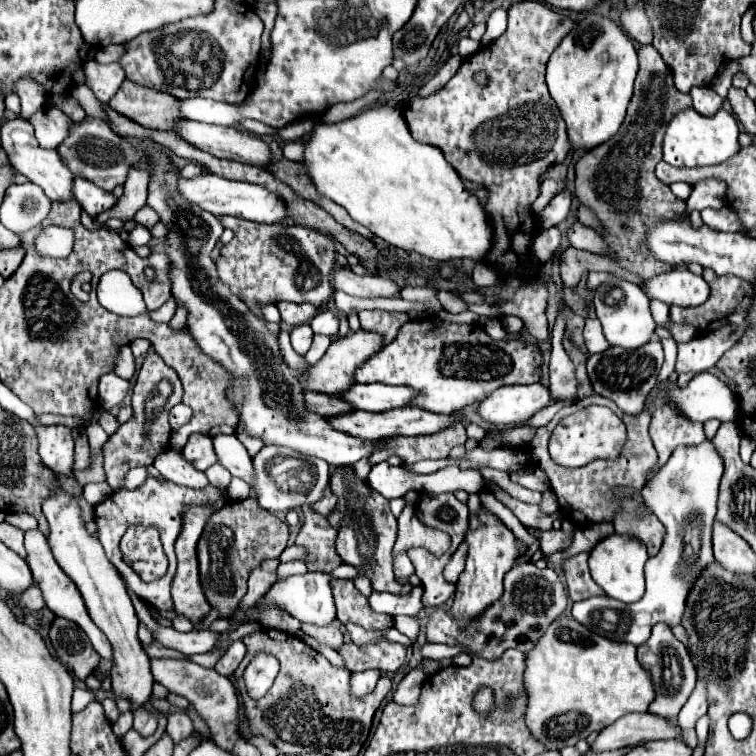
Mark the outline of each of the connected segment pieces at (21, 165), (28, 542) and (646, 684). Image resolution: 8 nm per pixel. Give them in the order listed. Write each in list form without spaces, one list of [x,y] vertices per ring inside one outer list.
[[[15,118],[15,120],[3,122],[1,124],[1,140],[3,140],[3,150],[7,152],[11,166],[19,174],[27,176],[27,180],[31,180],[33,184],[41,186],[41,190],[47,194],[47,198],[57,200],[57,202],[73,200],[73,194],[71,194],[73,174],[61,162],[61,158],[57,156],[55,150],[45,150],[45,148],[39,146],[39,142],[37,142],[37,138],[33,134],[33,126],[25,118]]]
[[[29,530],[25,532],[25,548],[27,548],[27,558],[29,558],[29,568],[33,572],[33,580],[37,582],[37,586],[41,588],[43,592],[43,598],[47,602],[47,608],[55,614],[55,616],[63,616],[67,620],[73,620],[75,624],[79,624],[83,628],[83,632],[89,636],[93,648],[101,654],[101,658],[112,660],[113,649],[112,646],[101,630],[93,624],[91,616],[87,614],[87,608],[85,608],[85,602],[83,602],[83,596],[79,592],[79,588],[75,586],[75,582],[61,570],[61,566],[55,562],[49,546],[47,546],[47,538],[43,536],[41,530]]]
[[[571,616],[553,620],[533,650],[525,654],[525,724],[535,740],[547,750],[561,750],[629,712],[647,712],[655,690],[649,674],[639,666],[635,650],[633,644],[601,638]]]

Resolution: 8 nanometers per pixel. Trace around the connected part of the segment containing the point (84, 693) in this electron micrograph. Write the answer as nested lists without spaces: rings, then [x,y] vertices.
[[[75,688],[71,701],[72,712],[82,711],[87,704],[95,700],[94,693],[86,688]]]

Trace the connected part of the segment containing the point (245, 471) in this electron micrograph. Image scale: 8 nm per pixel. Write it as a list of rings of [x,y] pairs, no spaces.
[[[235,434],[215,436],[213,438],[213,448],[215,448],[217,460],[219,460],[221,466],[225,466],[233,476],[239,476],[241,480],[251,484],[251,480],[253,480],[251,458],[249,458],[245,446],[237,440]]]

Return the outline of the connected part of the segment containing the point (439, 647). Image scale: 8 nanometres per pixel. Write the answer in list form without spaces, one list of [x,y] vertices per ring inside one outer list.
[[[423,644],[421,646],[421,656],[425,660],[443,660],[443,658],[453,658],[461,652],[461,646],[445,646],[445,644]]]

